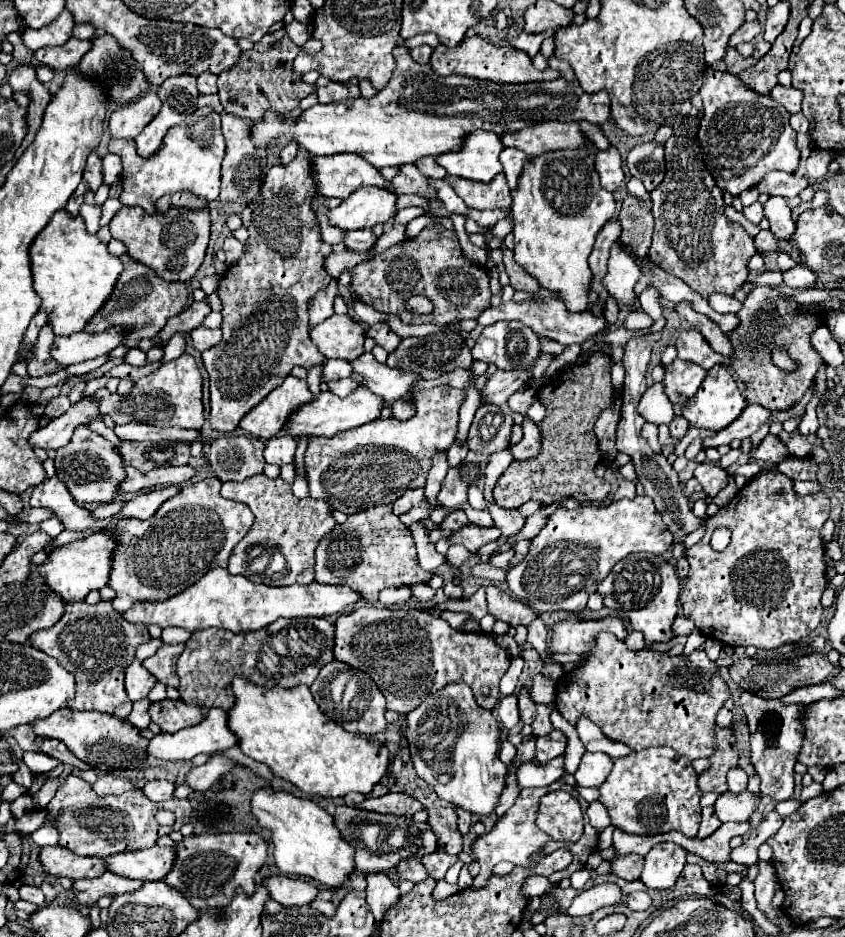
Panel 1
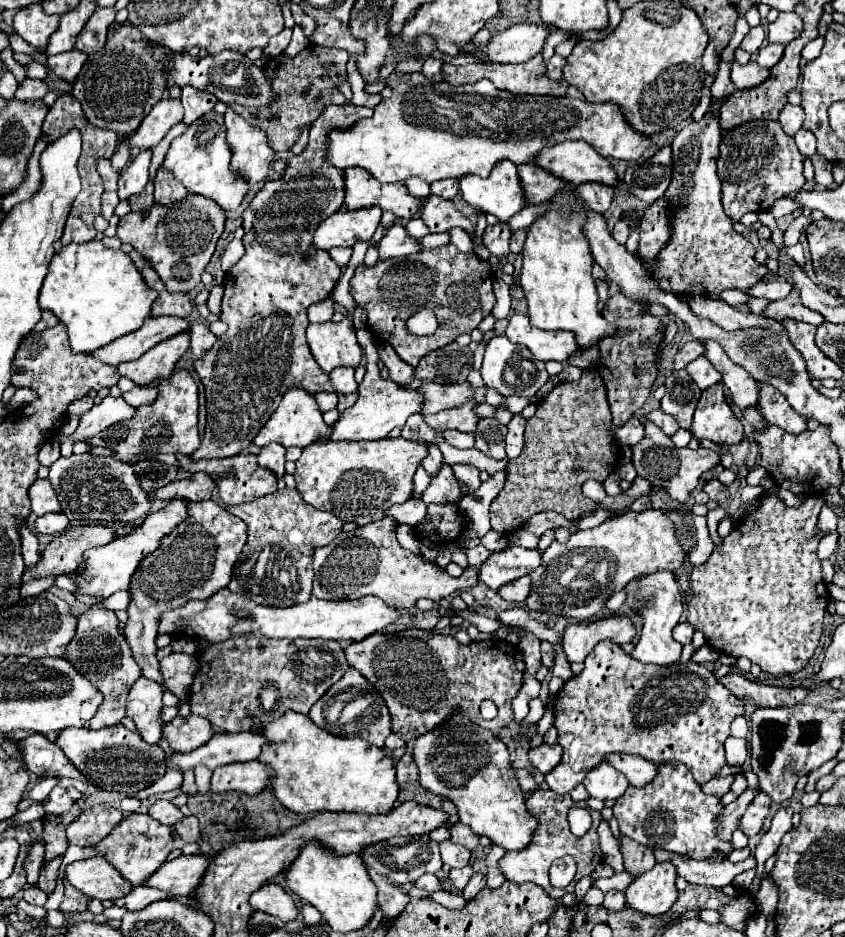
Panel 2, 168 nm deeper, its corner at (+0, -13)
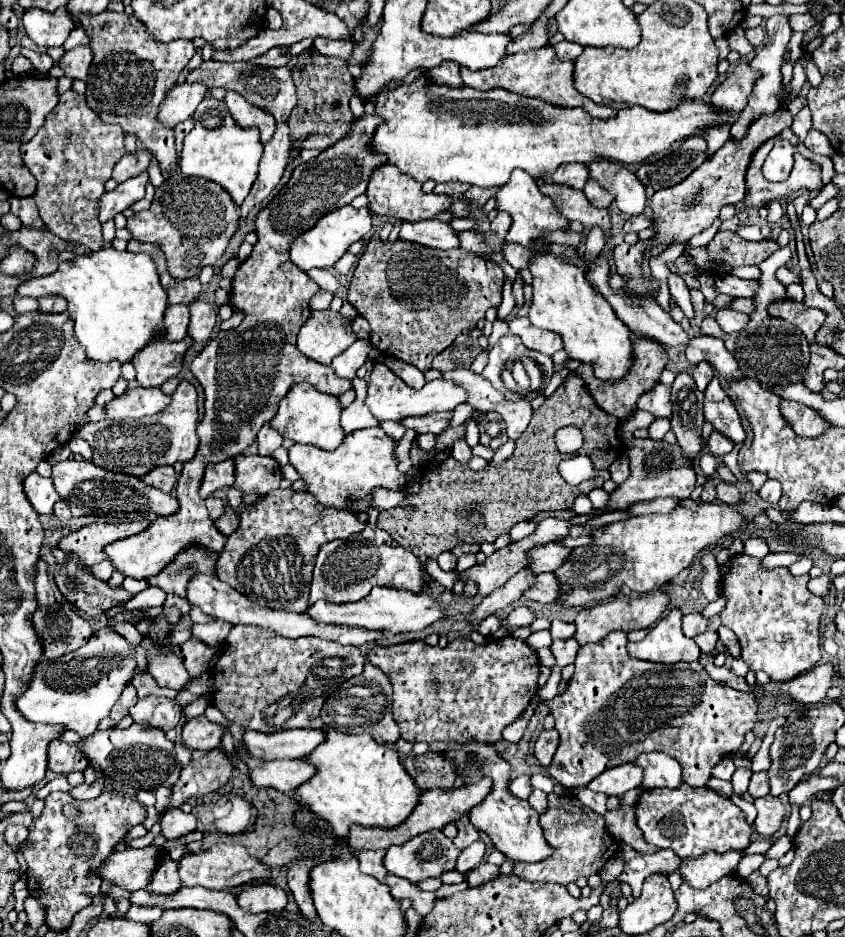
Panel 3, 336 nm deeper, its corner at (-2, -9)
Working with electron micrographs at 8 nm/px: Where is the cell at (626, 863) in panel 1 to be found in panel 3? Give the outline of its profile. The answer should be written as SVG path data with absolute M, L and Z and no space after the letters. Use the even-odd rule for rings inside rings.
M620 806L616 810L610 810L604 814L606 828L612 836L616 836L620 842L632 846L636 852L642 854L654 854L658 848L644 842L644 834L640 834L640 828L636 826L636 814L634 806Z

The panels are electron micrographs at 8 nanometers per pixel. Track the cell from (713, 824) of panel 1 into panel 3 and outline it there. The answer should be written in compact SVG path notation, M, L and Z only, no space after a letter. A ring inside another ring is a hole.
M754 772L754 774L752 774L752 780L750 780L750 788L748 788L748 792L750 792L754 798L766 796L766 794L770 792L768 772Z

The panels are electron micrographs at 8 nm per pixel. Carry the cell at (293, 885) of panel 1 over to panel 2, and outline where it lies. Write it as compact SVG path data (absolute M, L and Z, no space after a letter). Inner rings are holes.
M272 882L260 886L250 896L250 904L254 910L272 914L280 920L294 920L298 916L298 908L296 908L294 898L284 888L280 888L278 884L272 884Z

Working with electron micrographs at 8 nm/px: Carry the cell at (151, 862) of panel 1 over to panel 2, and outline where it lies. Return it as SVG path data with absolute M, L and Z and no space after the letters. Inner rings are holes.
M180 854L174 860L166 860L144 884L150 888L158 888L168 892L170 896L190 896L194 888L200 884L208 868L208 856Z

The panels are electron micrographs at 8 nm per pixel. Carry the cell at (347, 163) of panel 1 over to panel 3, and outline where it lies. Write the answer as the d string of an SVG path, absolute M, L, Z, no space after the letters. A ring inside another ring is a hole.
M384 164L378 170L374 170L372 180L368 184L368 198L370 198L370 210L388 218L398 218L402 222L418 222L434 218L440 212L450 212L454 218L466 218L472 212L472 204L464 198L452 198L446 194L426 194L422 192L422 184L416 182L408 174L400 174L396 166Z

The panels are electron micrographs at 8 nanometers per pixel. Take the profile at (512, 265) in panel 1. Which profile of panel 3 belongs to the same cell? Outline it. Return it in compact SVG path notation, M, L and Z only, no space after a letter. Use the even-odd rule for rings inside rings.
M496 214L496 218L490 224L492 234L496 234L500 238L504 238L508 234L508 226L510 226L510 218L506 214Z

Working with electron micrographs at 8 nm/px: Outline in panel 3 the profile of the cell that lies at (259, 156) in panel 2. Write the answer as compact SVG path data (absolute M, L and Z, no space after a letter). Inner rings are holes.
M226 92L226 106L232 114L232 118L240 124L240 126L256 126L260 130L260 138L262 138L262 144L266 144L270 140L270 136L274 134L276 130L276 122L272 118L272 114L268 114L266 110L254 106L254 104L248 104L248 100L242 96L242 94L236 94L236 92Z

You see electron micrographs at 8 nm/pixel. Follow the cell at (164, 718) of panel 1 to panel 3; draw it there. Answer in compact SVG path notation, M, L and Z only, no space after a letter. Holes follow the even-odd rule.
M198 716L194 720L188 720L182 726L182 742L190 750L214 750L220 746L224 736L224 728L220 724L210 722L206 716Z

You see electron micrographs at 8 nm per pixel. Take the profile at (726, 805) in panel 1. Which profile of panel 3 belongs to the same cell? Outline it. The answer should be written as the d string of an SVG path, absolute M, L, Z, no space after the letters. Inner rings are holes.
M768 794L768 796L756 798L754 806L758 808L754 830L760 836L772 836L772 834L776 834L780 830L780 826L782 826L784 814L786 814L786 806L782 804L782 800Z

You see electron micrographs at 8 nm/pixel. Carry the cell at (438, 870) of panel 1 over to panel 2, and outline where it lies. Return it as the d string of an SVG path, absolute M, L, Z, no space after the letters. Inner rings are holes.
M440 842L440 852L442 852L442 862L448 868L464 868L470 862L470 852L460 846L460 844L452 844L452 842Z

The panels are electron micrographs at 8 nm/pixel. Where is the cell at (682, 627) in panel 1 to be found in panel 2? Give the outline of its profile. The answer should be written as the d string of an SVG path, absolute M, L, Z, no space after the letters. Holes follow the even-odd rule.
M682 622L674 628L674 638L680 644L690 644L692 642L692 634L694 634L694 626L690 626L688 622Z

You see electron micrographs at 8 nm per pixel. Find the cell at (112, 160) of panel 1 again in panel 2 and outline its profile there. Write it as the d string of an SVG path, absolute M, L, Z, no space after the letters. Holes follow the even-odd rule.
M118 144L118 150L114 152L114 156L110 158L110 162L112 162L112 166L114 166L114 170L122 170L126 164L128 164L128 160L130 160L130 148L126 146L126 144Z

